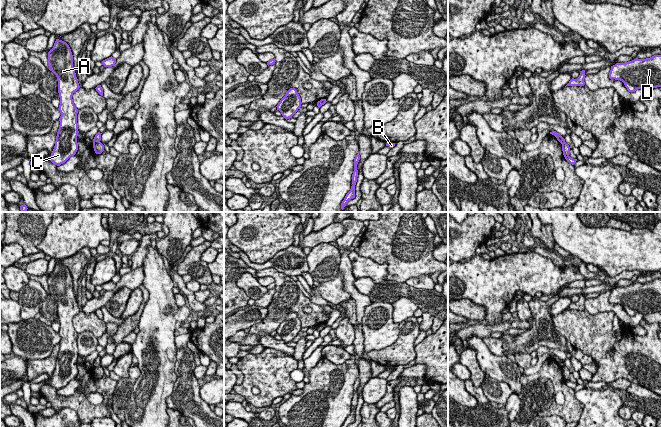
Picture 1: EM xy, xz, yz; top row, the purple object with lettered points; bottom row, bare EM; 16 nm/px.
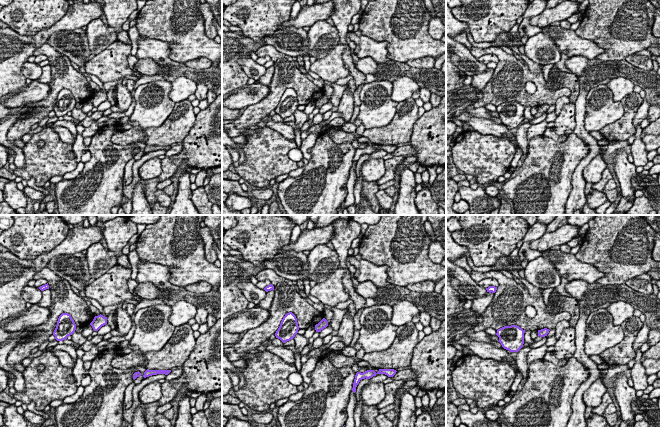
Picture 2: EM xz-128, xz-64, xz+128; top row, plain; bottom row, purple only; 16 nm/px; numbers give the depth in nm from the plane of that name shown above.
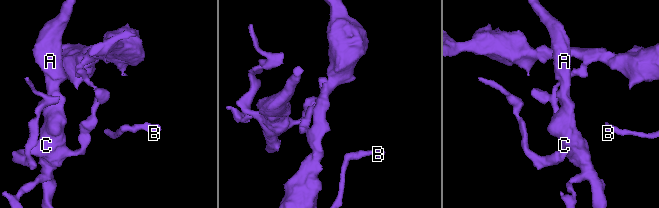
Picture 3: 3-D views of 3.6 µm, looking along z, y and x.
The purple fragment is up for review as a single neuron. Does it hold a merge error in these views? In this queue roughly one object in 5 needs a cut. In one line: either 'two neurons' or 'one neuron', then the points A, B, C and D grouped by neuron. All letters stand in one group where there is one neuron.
two neurons | A C / B D

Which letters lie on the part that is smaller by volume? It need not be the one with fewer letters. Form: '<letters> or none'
A, C

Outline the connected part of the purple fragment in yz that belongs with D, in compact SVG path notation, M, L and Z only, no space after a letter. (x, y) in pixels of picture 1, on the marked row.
M661 55L611 66L610 79L620 80L629 92L661 87Z

